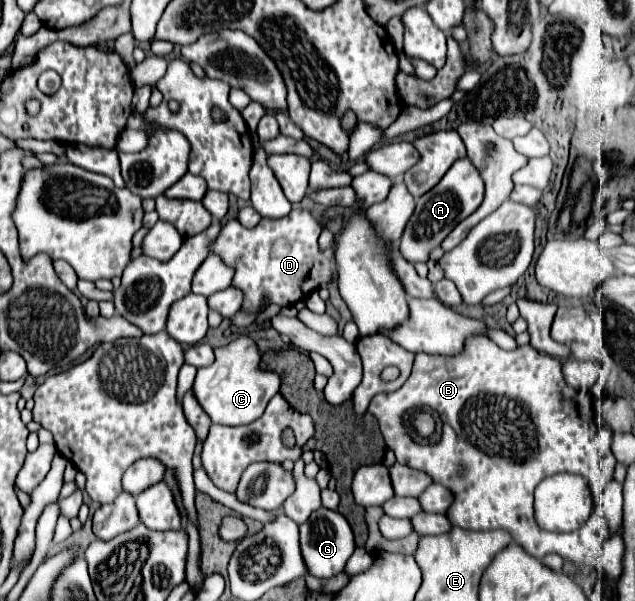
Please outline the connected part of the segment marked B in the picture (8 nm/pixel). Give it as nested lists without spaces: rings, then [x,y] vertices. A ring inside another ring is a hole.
[[[469,338],[467,340],[467,346],[465,346],[465,352],[461,352],[461,356],[455,356],[455,358],[441,358],[441,356],[429,356],[429,354],[415,354],[415,364],[413,364],[413,372],[411,376],[407,378],[407,382],[397,390],[397,392],[391,392],[391,394],[377,394],[371,404],[369,404],[369,412],[379,420],[379,426],[381,426],[381,434],[383,434],[383,440],[387,444],[389,450],[393,450],[395,458],[399,464],[405,464],[405,466],[411,466],[411,468],[417,468],[421,472],[427,472],[433,482],[439,482],[443,486],[447,486],[453,494],[455,494],[455,502],[451,504],[447,516],[449,520],[453,520],[455,526],[461,526],[461,528],[469,528],[469,530],[497,530],[497,528],[505,528],[513,534],[513,540],[531,556],[535,556],[537,560],[541,560],[543,556],[547,554],[559,554],[561,558],[573,562],[581,576],[597,576],[597,584],[599,584],[599,556],[601,556],[601,548],[609,536],[609,528],[607,528],[607,518],[603,514],[603,506],[599,502],[607,482],[613,479],[613,474],[616,466],[616,459],[611,451],[611,443],[613,438],[613,430],[607,422],[603,422],[597,414],[595,414],[592,408],[592,398],[588,397],[590,390],[577,390],[571,388],[565,378],[563,378],[563,372],[561,372],[561,360],[555,358],[555,356],[549,356],[549,354],[541,354],[537,352],[535,348],[531,346],[519,346],[517,350],[503,350],[499,348],[493,340],[489,338]],[[419,408],[431,408],[435,410],[441,420],[443,420],[443,436],[441,440],[435,444],[435,446],[419,446],[415,444],[413,440],[401,440],[403,438],[403,416],[413,412],[413,410],[419,410]],[[559,472],[573,472],[573,474],[579,474],[586,479],[587,484],[591,486],[591,492],[593,492],[593,512],[589,516],[589,520],[579,528],[579,530],[573,530],[573,532],[567,532],[567,534],[559,534],[559,532],[543,532],[539,534],[535,522],[533,522],[533,490],[535,486],[553,476],[553,474],[559,474]]]

